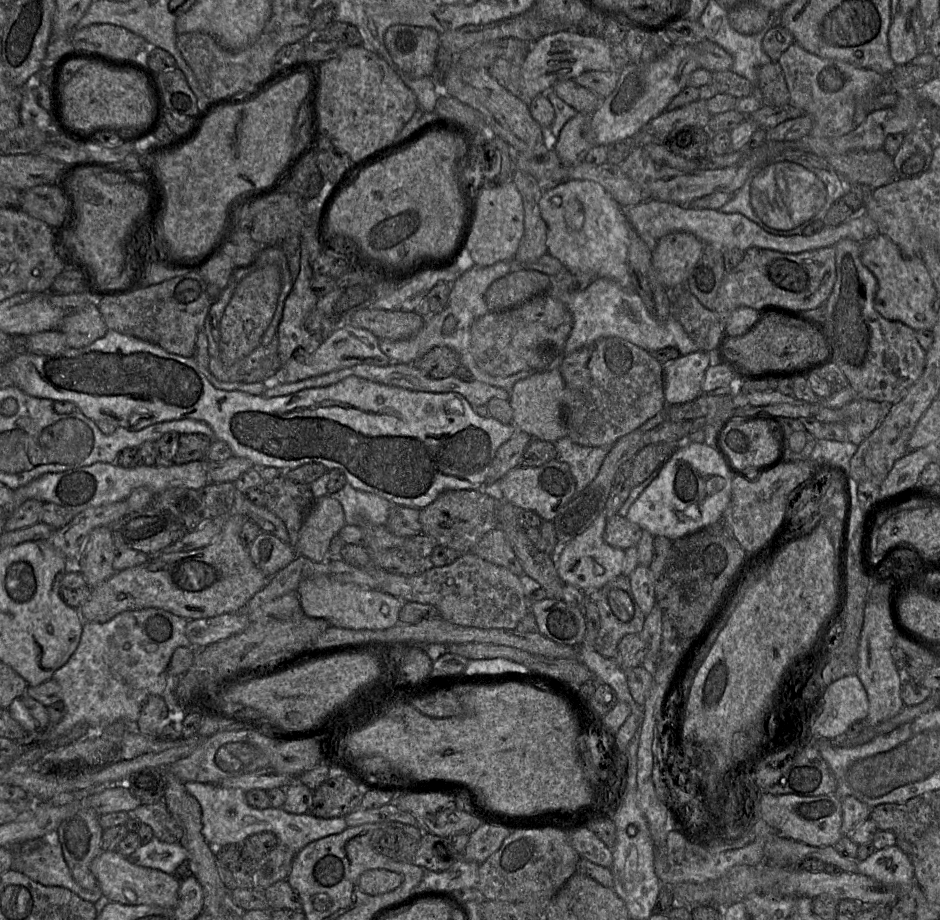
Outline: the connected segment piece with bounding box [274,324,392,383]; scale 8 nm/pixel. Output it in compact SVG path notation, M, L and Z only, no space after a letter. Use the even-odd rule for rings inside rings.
M341 324L317 349L308 354L295 354L280 367L279 379L274 380L297 382L359 364L384 367L391 362L390 358L380 349L379 338L373 333L351 324Z

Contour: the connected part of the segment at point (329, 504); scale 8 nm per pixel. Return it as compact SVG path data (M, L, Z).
M330 495L316 499L306 515L295 546L296 554L314 562L330 559L330 543L346 525L342 505Z

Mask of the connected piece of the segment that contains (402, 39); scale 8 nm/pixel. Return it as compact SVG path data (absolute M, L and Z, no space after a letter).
M398 24L387 29L384 43L398 69L411 78L422 78L434 74L439 37L440 34L433 28Z

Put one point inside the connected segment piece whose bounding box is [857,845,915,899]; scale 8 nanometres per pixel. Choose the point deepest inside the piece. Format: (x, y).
(890, 866)

